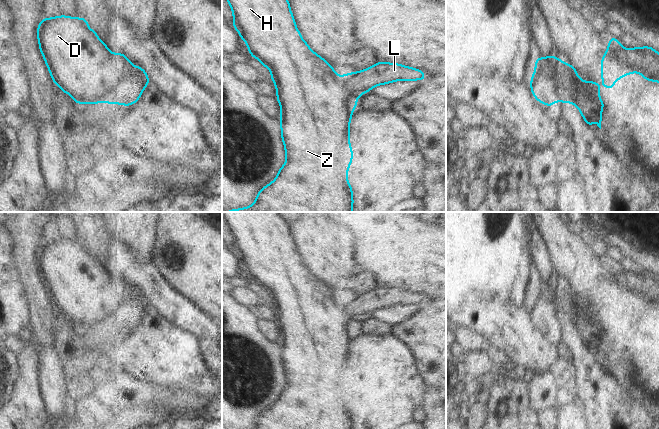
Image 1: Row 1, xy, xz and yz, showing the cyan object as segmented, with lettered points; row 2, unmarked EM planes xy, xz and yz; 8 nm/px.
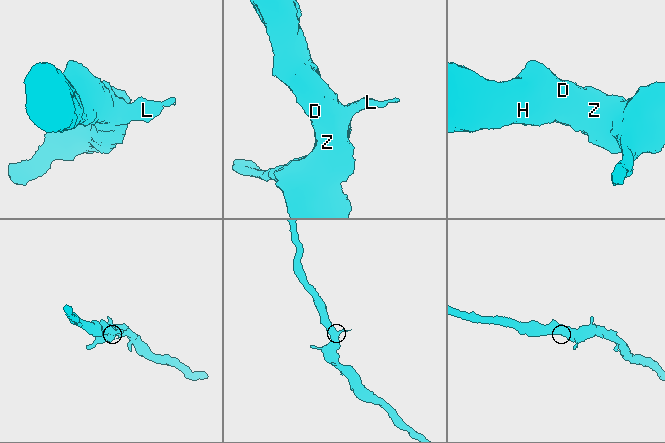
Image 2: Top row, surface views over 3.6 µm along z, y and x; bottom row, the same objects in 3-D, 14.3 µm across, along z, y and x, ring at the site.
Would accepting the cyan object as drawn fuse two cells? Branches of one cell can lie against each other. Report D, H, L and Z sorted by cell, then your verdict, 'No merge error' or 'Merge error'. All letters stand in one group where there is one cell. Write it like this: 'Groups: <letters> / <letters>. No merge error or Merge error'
Groups: D H Z / L. Merge error.

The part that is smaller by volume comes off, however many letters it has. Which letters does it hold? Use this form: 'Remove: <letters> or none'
Remove: L.

